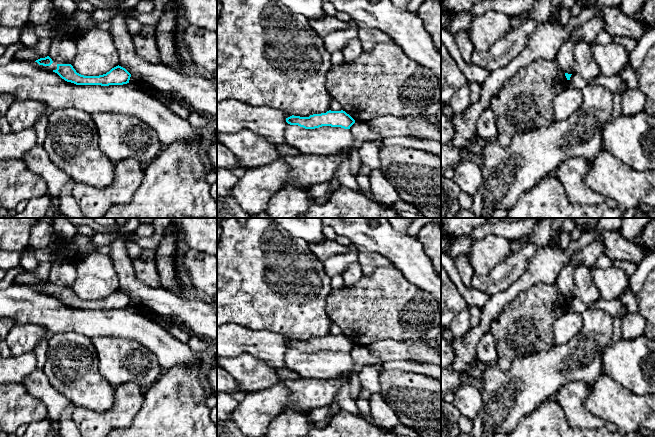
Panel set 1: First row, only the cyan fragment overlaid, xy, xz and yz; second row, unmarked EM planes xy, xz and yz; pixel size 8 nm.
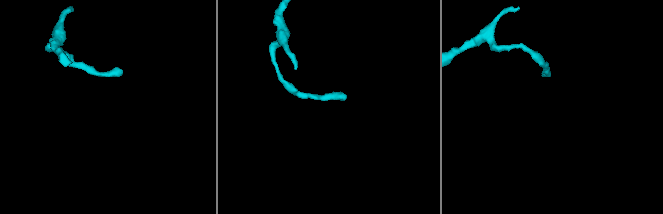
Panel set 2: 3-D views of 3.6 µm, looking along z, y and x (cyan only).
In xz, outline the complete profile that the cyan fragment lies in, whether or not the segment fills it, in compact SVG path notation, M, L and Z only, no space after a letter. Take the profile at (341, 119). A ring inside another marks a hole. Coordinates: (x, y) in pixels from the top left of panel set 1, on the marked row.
M327 111L326 113L313 114L309 117L290 116L286 118L290 125L298 125L305 129L315 129L322 126L341 127L350 129L355 120L345 111Z

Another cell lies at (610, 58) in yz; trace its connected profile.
M614 42L591 45L591 51L601 76L613 77L629 62L628 51Z

